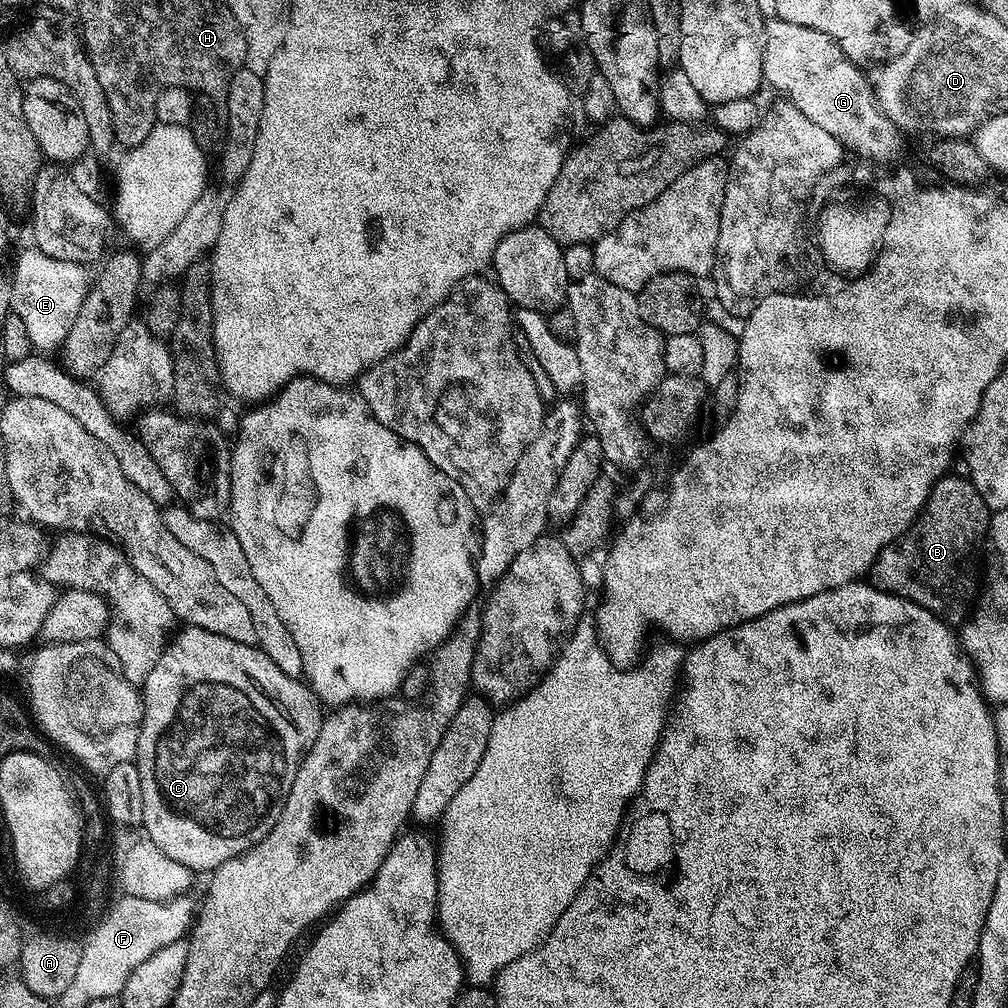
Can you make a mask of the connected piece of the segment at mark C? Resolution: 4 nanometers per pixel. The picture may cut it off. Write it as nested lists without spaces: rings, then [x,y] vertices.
[[[191,626],[181,627],[181,632],[177,631],[175,635],[168,641],[168,645],[164,648],[162,658],[158,658],[158,666],[154,666],[154,670],[150,670],[150,678],[146,678],[146,682],[142,685],[142,699],[144,701],[144,717],[140,723],[140,733],[138,734],[138,746],[136,747],[136,759],[135,764],[140,771],[140,777],[142,778],[142,806],[144,807],[144,822],[142,825],[143,831],[146,830],[147,839],[154,841],[158,847],[161,848],[163,854],[169,855],[175,862],[183,864],[190,869],[193,873],[205,874],[211,873],[218,866],[222,866],[222,862],[226,862],[230,858],[240,856],[247,848],[252,848],[262,838],[266,838],[266,834],[270,834],[270,830],[278,822],[278,818],[282,814],[284,809],[284,803],[286,798],[290,794],[290,786],[294,786],[294,778],[298,774],[300,769],[300,762],[304,758],[305,752],[308,747],[316,741],[316,735],[320,729],[320,722],[322,719],[321,701],[318,699],[315,692],[303,679],[291,676],[290,674],[282,674],[282,670],[278,670],[278,666],[274,666],[274,662],[270,662],[270,658],[265,652],[260,651],[259,647],[242,644],[240,642],[234,642],[230,638],[222,638],[222,634],[210,634],[210,630],[202,630],[201,628],[193,628]]]

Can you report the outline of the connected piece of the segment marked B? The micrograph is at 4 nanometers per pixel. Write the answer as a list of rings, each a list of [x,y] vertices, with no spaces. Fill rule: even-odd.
[[[949,474],[932,487],[932,493],[916,521],[896,543],[880,552],[879,558],[873,562],[870,569],[872,587],[930,610],[949,626],[963,625],[977,603],[976,555],[980,552],[980,543],[985,543],[990,519],[990,510],[986,502],[982,502],[982,494],[978,494],[971,480],[960,476]]]

